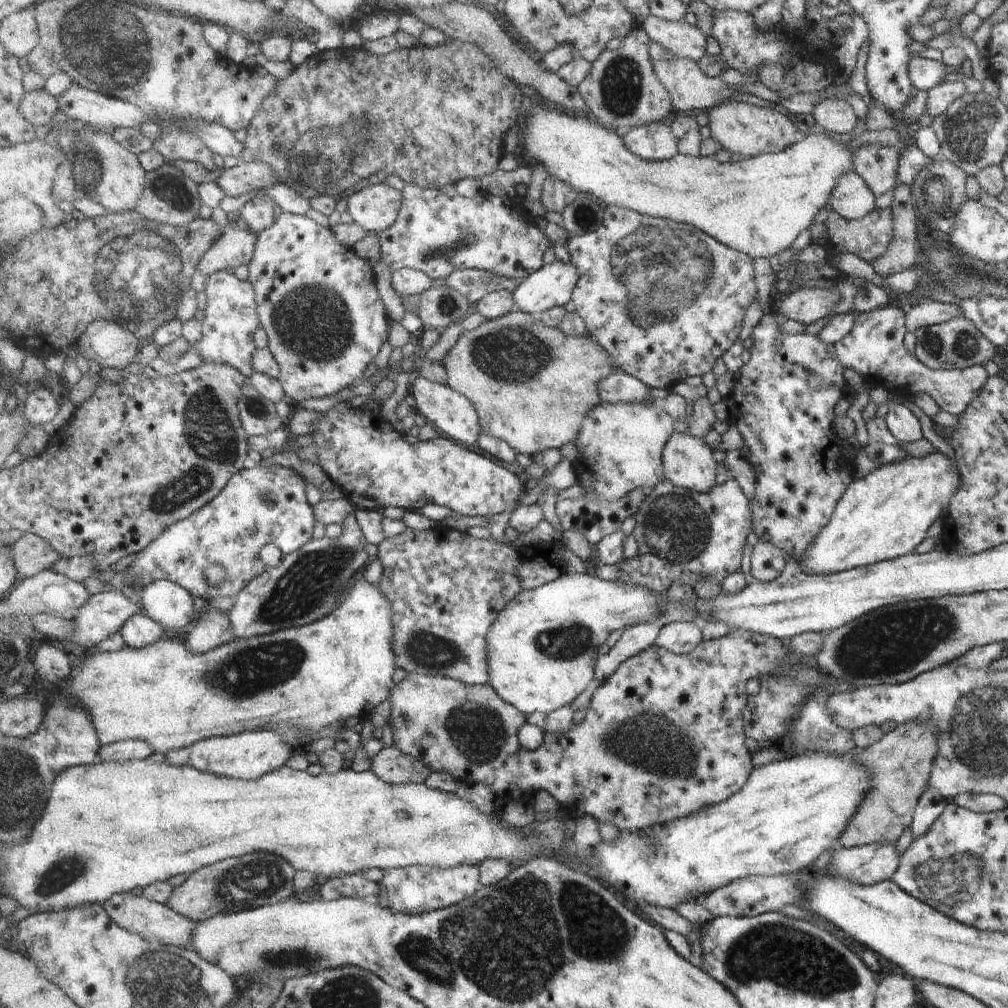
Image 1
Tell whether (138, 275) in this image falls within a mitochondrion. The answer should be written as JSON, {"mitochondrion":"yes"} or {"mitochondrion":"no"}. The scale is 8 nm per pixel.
{"mitochondrion":"yes"}

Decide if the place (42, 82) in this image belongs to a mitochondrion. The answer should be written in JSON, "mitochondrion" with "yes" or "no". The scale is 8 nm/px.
{"mitochondrion":"no"}

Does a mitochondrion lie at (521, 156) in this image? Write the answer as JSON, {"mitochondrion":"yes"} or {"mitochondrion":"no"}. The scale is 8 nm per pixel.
{"mitochondrion":"no"}

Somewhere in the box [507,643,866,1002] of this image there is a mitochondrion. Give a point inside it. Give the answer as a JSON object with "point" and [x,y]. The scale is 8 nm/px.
{"point":[775,952]}

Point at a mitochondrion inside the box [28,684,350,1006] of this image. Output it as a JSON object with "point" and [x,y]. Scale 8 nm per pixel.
{"point":[263,877]}

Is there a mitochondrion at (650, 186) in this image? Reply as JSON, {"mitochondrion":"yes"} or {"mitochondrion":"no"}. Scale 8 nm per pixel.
{"mitochondrion":"no"}

